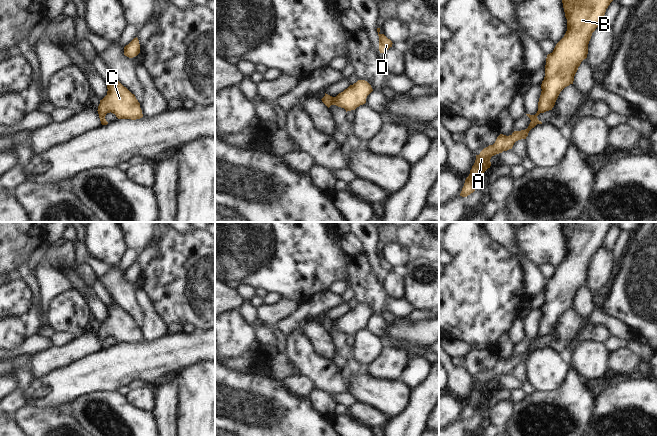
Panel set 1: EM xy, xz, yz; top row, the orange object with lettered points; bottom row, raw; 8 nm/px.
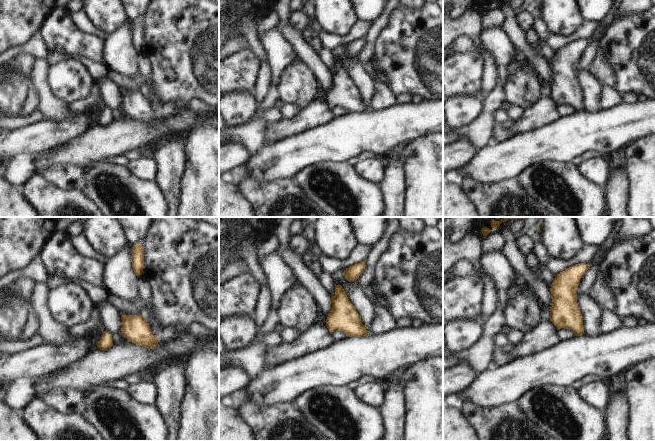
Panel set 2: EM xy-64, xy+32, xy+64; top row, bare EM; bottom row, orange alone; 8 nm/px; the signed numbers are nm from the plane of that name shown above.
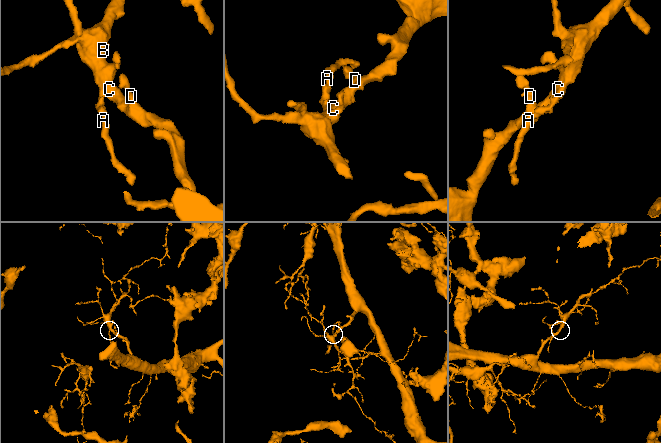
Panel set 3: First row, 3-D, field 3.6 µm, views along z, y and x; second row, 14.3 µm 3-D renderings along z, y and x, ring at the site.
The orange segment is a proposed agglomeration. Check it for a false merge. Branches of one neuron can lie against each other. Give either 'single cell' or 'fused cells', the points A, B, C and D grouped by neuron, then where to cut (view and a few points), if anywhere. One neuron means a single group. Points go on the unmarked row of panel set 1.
single cell; groups A B C D; cut none

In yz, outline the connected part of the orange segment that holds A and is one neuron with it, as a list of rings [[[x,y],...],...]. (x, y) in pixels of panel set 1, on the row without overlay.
[[[562,222],[567,255],[553,276],[547,279],[537,337],[526,338],[531,344],[527,353],[514,355],[509,360],[500,358],[493,369],[489,369],[476,379],[475,387],[465,404],[460,420],[467,421],[475,415],[482,398],[491,390],[492,380],[512,373],[516,365],[526,363],[532,352],[542,348],[537,340],[552,334],[560,316],[573,308],[578,291],[587,282],[592,257],[601,248],[606,233],[614,223]]]

